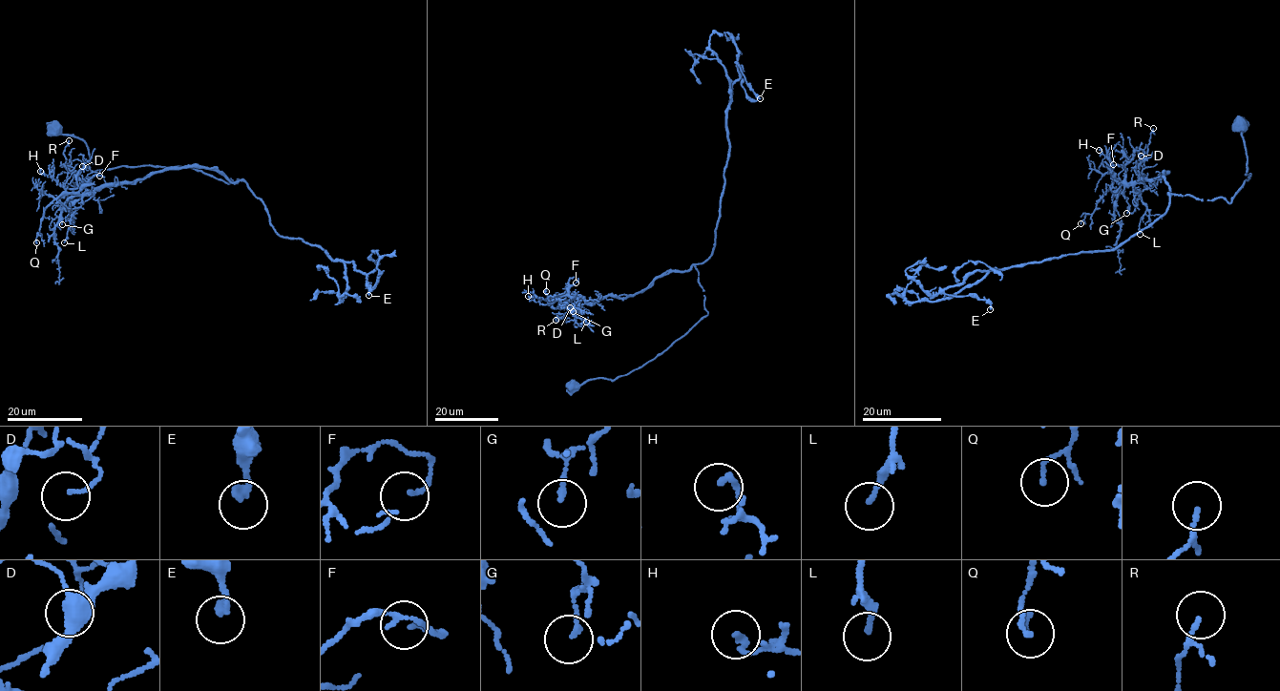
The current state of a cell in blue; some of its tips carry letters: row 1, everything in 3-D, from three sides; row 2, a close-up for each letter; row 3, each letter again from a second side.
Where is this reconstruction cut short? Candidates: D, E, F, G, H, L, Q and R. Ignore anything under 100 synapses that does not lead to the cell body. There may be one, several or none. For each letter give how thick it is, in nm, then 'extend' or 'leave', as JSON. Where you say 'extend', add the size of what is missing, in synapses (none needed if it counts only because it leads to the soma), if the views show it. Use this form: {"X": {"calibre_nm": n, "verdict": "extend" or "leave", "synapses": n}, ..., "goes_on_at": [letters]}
{"D": {"calibre_nm": 100, "verdict": "leave"}, "E": {"calibre_nm": 200, "verdict": "leave"}, "F": {"calibre_nm": 120, "verdict": "leave"}, "G": {"calibre_nm": 160, "verdict": "leave"}, "H": {"calibre_nm": 190, "verdict": "leave"}, "L": {"calibre_nm": 140, "verdict": "leave"}, "Q": {"calibre_nm": 130, "verdict": "leave"}, "R": {"calibre_nm": 100, "verdict": "leave"}, "goes_on_at": []}

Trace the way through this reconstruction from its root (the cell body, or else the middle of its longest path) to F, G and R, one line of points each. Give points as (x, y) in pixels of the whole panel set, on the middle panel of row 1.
F: (573, 385), (628, 374), (707, 314), (693, 264), (638, 293), (592, 303), (569, 294), (570, 279), (576, 282)
G: (573, 385), (628, 374), (707, 314), (693, 264), (659, 275), (632, 295), (586, 303), (579, 297), (573, 311)
R: (573, 385), (613, 381), (655, 359), (707, 314), (703, 290), (691, 264), (632, 295), (574, 305), (556, 320)

